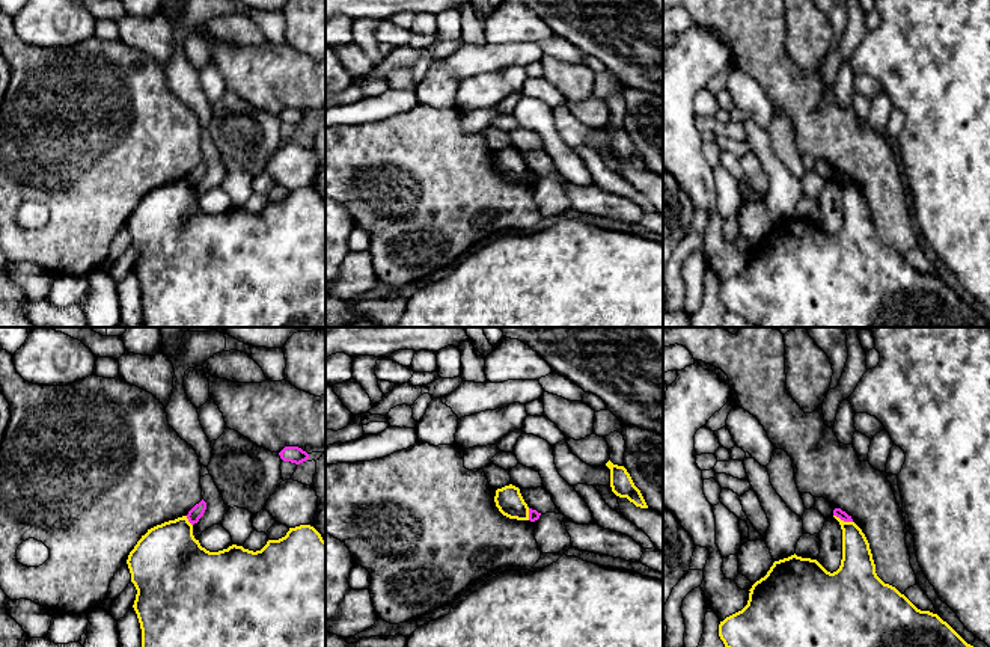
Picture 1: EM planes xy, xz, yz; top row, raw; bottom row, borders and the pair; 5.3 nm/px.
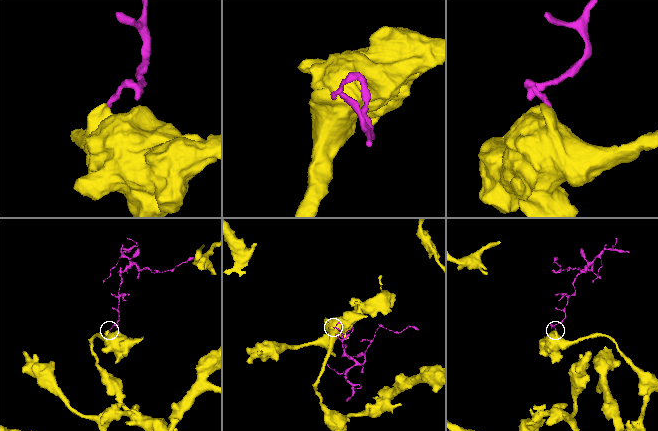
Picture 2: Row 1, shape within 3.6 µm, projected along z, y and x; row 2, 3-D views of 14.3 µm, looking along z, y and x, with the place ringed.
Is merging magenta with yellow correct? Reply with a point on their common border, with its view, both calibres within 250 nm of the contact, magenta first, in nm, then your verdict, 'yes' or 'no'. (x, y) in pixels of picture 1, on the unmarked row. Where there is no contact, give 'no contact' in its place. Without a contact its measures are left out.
contact yz (843, 181); calibres 50 and 170 nm; no

